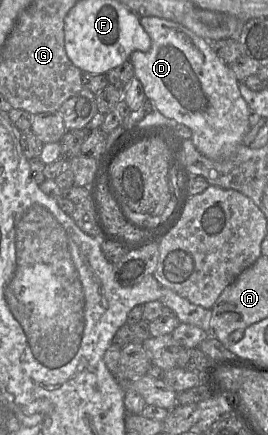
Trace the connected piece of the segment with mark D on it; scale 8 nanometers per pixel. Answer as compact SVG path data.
M153 16L141 17L139 22L149 35L151 46L147 52L132 52L129 60L134 67L134 76L143 86L146 98L165 117L187 126L192 132L194 146L204 156L213 160L228 158L242 144L243 138L251 129L249 106L240 94L239 82L234 73L213 51L210 42L181 24Z

